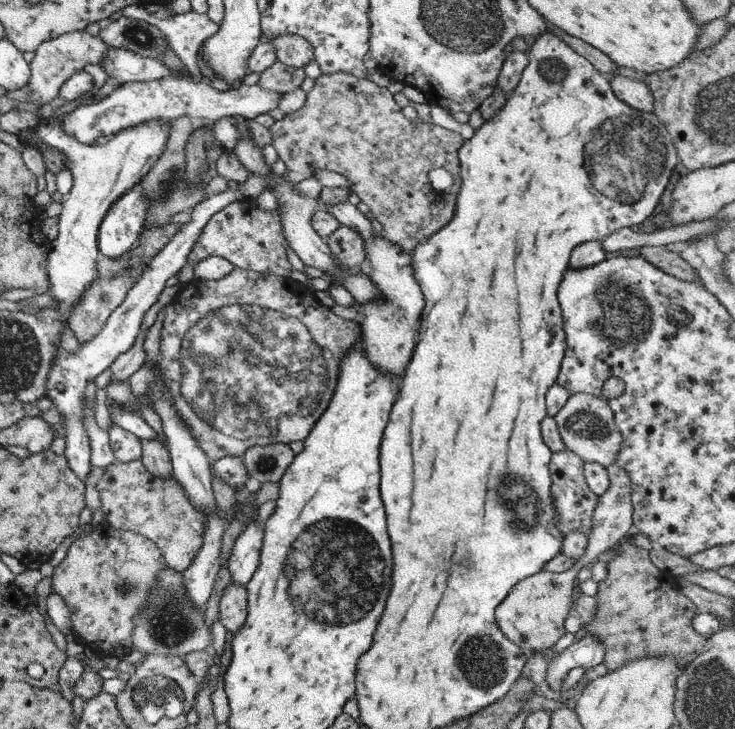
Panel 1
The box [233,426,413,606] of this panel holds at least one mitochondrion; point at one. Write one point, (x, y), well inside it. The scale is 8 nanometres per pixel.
(264, 464)

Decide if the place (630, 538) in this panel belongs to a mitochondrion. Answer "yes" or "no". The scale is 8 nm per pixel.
no

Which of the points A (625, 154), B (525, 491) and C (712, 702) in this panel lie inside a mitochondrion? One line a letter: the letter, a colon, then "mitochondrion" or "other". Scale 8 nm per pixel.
A: mitochondrion
B: mitochondrion
C: mitochondrion

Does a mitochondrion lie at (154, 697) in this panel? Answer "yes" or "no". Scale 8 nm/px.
yes

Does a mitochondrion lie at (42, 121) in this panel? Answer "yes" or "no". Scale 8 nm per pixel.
no

